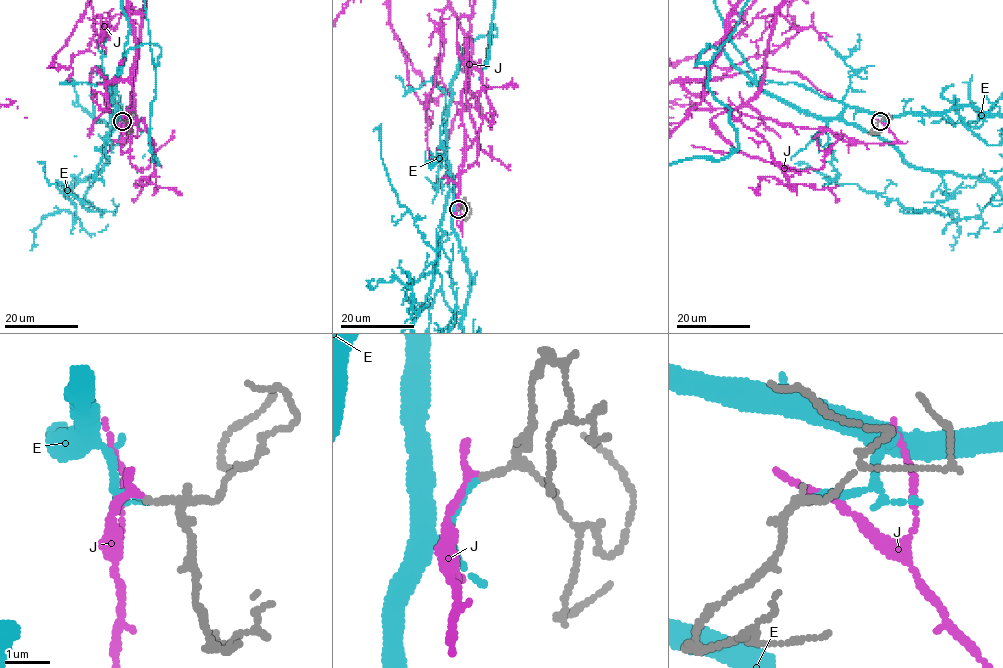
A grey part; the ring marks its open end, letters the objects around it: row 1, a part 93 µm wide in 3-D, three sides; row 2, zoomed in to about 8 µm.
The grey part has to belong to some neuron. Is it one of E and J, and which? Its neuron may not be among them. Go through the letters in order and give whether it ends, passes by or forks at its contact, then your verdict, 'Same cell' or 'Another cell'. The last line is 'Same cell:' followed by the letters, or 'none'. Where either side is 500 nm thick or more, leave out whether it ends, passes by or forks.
E: It ends there. Same cell
J: It ends there. Another cell
Same cell: E

